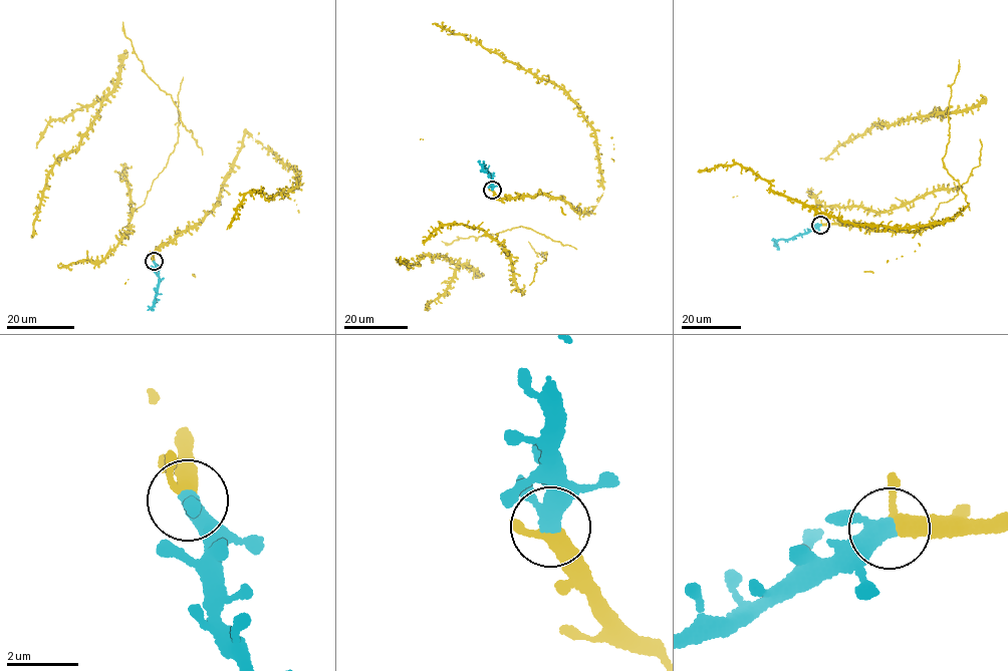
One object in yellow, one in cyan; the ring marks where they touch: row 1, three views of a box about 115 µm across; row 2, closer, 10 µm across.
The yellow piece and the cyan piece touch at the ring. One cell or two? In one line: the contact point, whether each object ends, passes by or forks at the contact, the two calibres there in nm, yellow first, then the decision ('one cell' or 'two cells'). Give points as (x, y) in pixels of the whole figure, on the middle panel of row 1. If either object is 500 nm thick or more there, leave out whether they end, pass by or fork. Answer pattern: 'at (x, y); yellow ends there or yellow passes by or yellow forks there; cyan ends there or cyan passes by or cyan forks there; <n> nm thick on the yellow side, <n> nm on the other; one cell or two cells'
at (492, 190); yellow passes by; cyan passes by; 320 nm thick on the yellow side, 360 nm on the other; one cell

